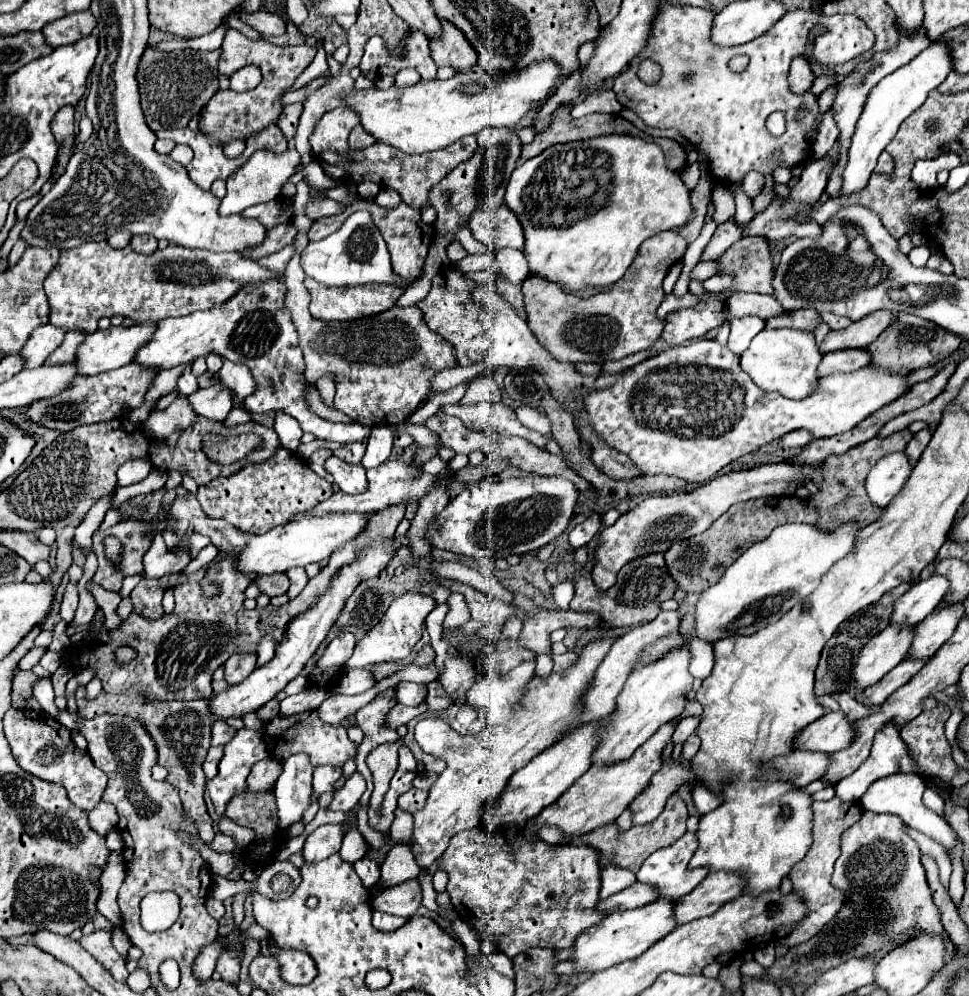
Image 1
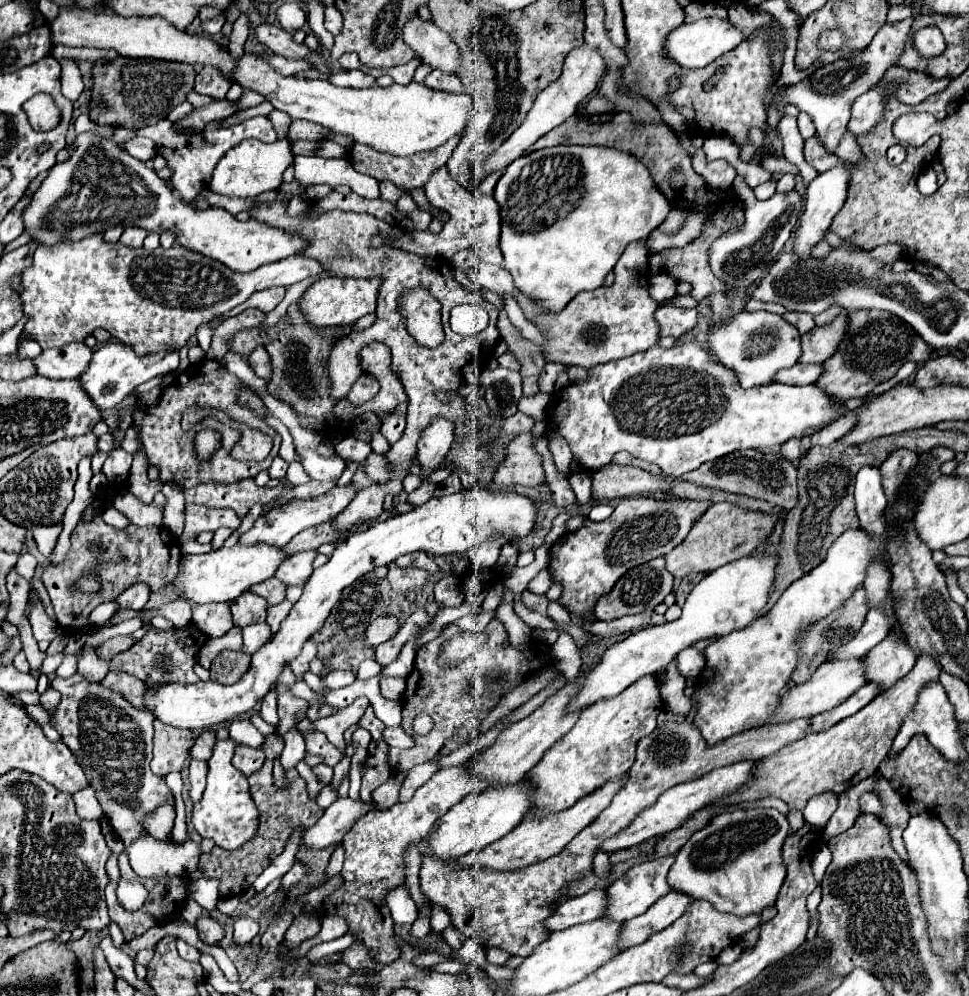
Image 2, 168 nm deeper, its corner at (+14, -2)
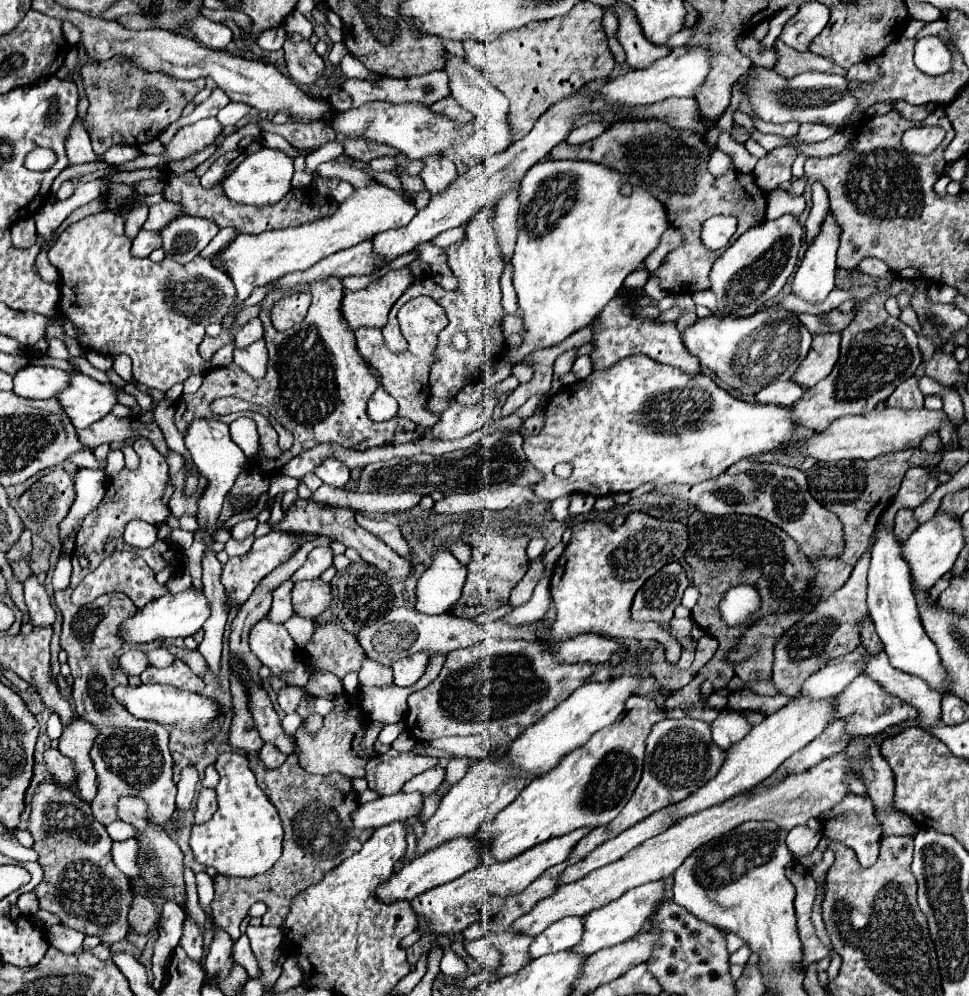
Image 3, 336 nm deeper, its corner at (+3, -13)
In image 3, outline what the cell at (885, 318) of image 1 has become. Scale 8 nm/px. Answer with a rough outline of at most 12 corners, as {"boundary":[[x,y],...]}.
{"boundary":[[840,332],[814,336],[792,380],[812,388],[840,356]]}

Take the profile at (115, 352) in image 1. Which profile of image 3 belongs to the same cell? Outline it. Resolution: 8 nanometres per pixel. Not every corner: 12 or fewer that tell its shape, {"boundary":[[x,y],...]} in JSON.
{"boundary":[[24,366],[14,392],[44,400],[68,388],[76,370]]}

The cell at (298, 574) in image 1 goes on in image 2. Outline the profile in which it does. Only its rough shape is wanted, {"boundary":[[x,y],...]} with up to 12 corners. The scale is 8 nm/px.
{"boundary":[[313,549],[295,553],[275,577],[289,587],[305,583],[317,557]]}

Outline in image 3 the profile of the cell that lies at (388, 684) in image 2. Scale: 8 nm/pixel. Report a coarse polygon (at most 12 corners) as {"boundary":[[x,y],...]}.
{"boundary":[[364,660],[360,686],[394,686],[392,670]]}

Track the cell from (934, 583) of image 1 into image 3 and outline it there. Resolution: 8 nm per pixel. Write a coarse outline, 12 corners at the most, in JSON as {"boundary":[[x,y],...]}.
{"boundary":[[864,660],[824,666],[802,696],[830,698],[864,672]]}

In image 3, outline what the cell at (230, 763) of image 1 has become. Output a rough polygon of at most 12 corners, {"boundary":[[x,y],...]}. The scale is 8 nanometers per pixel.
{"boundary":[[248,758],[216,760],[218,810],[194,826],[196,860],[256,876],[282,854],[282,822]]}

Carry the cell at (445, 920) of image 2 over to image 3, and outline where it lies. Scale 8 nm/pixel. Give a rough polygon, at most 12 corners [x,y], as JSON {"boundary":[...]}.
{"boundary":[[594,826],[492,866],[410,902],[422,934],[460,934],[494,894],[522,892],[564,862]]}

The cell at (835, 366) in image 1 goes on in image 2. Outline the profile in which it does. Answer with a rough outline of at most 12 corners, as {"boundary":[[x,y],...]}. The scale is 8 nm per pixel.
{"boundary":[[821,365],[781,369],[773,381],[809,385],[821,375]]}

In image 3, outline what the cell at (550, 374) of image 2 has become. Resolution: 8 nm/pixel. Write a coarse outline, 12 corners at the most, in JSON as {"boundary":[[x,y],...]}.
{"boundary":[[576,352],[564,354],[554,362],[554,376],[568,374]]}

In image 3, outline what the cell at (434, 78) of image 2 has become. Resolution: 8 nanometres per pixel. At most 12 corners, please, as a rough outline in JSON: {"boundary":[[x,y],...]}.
{"boundary":[[452,96],[430,106],[434,112],[456,118],[456,112],[466,112]]}

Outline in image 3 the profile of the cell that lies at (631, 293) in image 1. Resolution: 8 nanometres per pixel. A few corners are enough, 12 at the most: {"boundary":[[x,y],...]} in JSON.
{"boundary":[[620,292],[592,324],[594,370],[646,354],[698,372],[676,322],[638,314]]}

